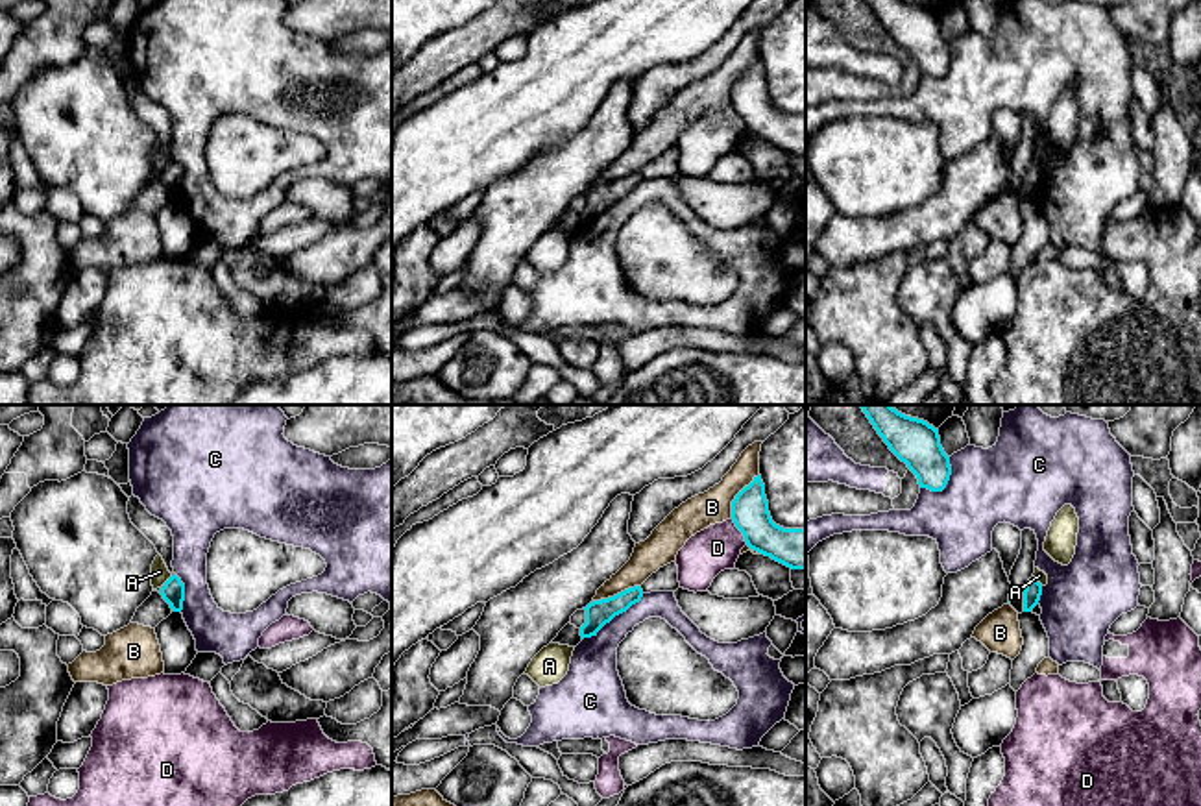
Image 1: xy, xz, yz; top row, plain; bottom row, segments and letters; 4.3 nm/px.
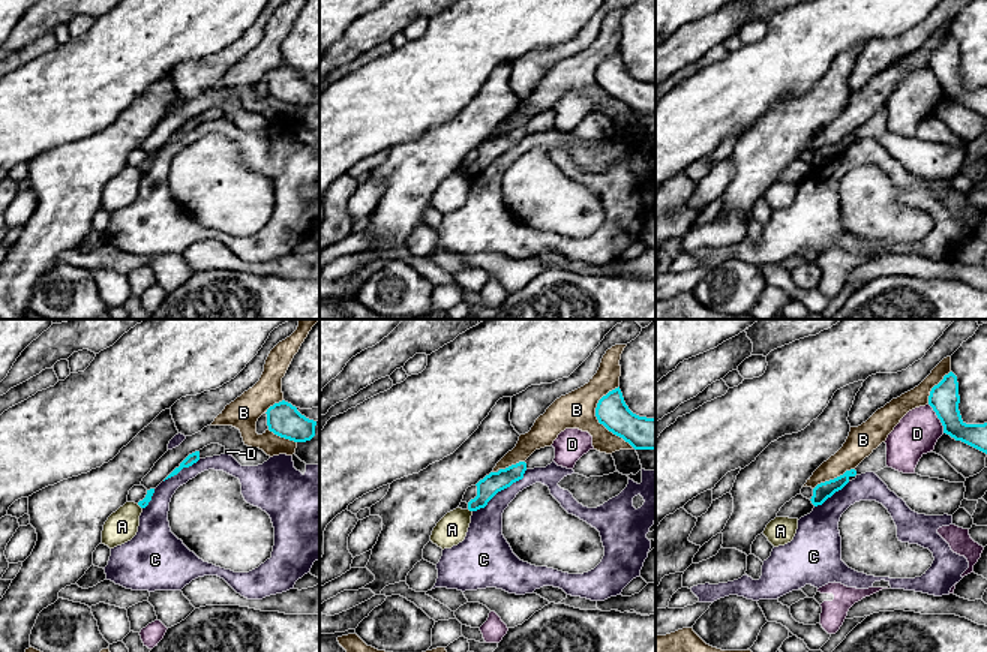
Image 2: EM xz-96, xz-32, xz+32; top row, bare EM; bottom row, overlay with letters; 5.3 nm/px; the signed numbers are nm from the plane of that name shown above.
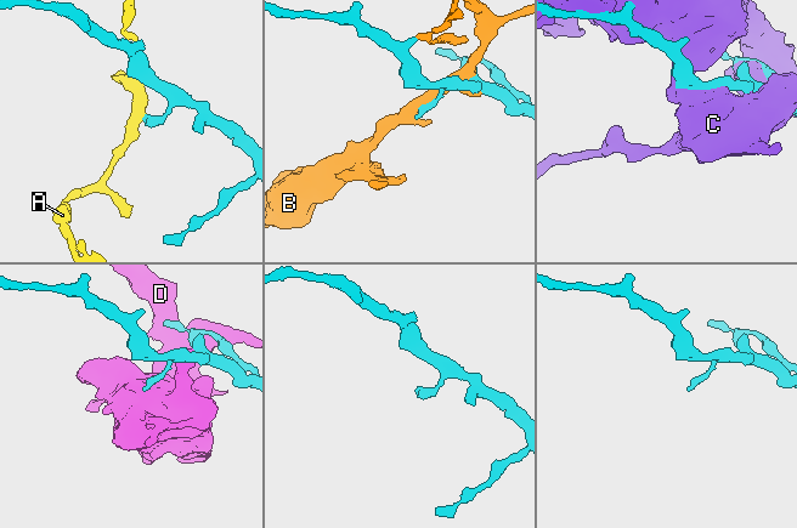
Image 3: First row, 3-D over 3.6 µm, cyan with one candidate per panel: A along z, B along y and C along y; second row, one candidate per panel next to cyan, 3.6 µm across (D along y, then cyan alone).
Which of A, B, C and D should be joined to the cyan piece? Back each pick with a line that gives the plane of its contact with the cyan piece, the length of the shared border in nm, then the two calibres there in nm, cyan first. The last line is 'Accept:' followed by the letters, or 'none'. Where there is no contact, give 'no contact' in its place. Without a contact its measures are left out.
Accept: none

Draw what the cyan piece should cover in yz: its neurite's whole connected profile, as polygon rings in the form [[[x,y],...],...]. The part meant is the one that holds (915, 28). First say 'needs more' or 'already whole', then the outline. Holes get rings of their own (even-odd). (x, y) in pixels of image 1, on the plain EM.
already whole | [[[867,0],[889,35],[916,61],[920,74],[942,78],[950,67],[950,43],[939,15],[905,0]]]

